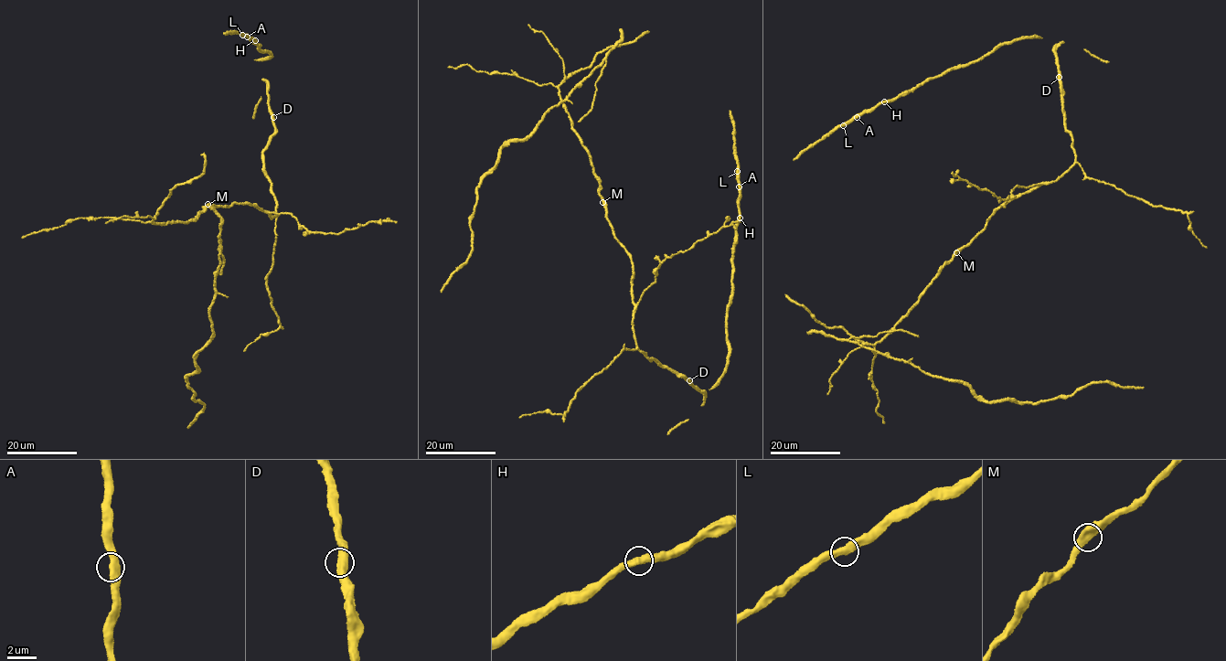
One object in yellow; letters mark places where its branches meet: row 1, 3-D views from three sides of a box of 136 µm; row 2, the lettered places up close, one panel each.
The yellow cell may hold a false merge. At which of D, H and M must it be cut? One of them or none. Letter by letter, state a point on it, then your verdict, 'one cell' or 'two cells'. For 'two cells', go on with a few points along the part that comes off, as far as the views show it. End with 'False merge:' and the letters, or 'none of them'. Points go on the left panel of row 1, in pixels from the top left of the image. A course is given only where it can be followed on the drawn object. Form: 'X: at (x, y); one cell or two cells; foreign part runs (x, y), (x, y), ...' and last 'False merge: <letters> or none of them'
D: at (273, 117); one cell
H: at (255, 40); one cell
M: at (207, 204); one cell
False merge: none of them

